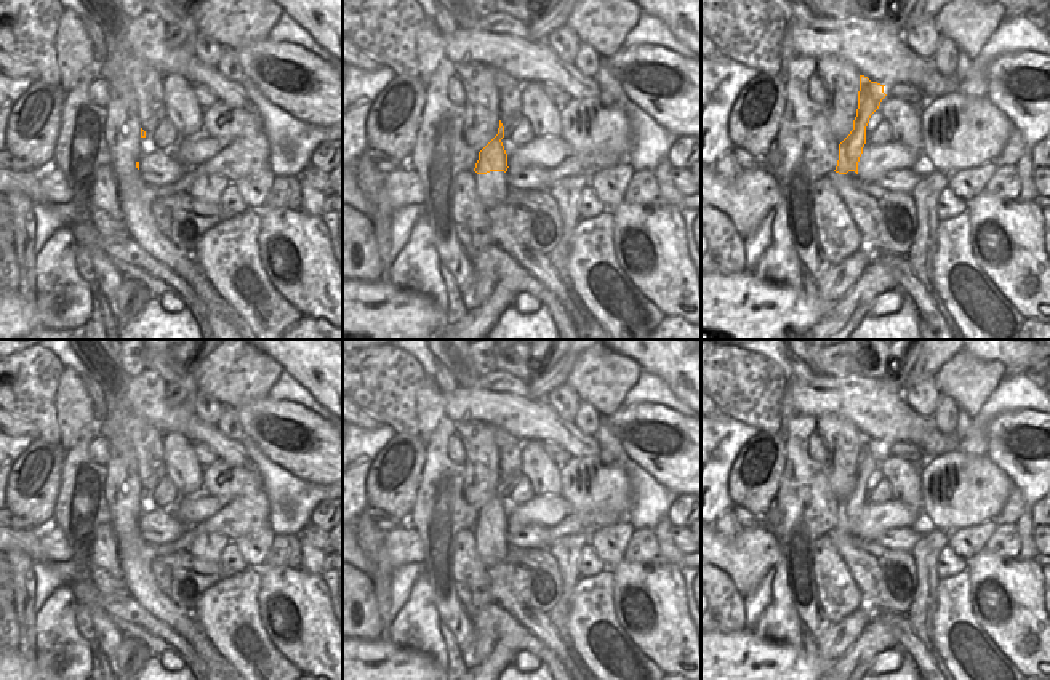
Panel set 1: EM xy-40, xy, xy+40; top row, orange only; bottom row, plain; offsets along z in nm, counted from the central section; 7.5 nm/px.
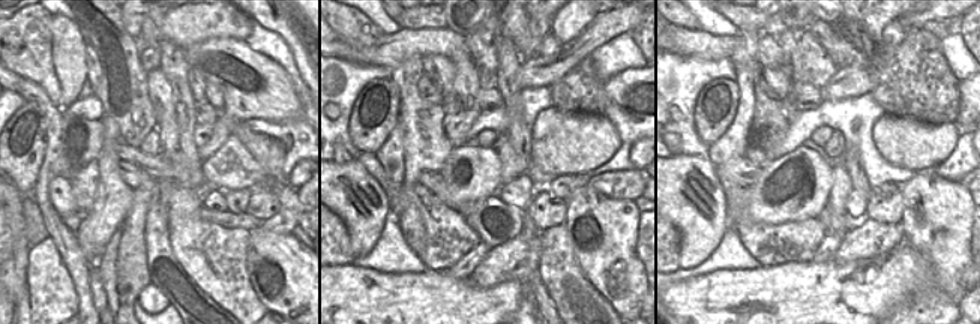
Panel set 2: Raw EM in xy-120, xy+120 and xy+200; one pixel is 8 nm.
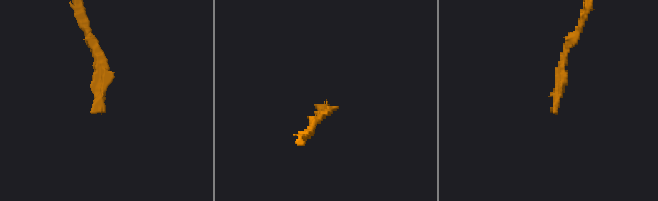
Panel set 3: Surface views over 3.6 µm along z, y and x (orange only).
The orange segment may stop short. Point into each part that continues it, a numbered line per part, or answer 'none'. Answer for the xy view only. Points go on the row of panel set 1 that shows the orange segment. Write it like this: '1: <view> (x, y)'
1: xy (492, 189)

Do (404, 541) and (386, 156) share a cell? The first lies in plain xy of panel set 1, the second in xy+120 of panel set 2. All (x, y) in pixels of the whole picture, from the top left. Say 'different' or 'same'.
different

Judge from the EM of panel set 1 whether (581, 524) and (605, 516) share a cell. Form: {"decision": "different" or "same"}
{"decision": "different"}

